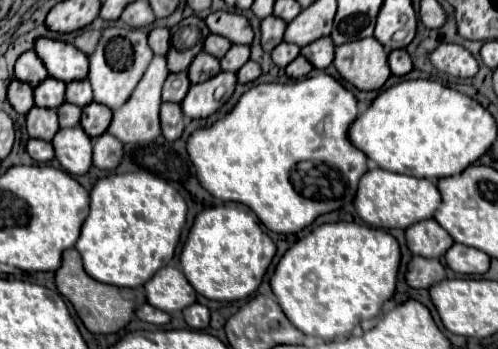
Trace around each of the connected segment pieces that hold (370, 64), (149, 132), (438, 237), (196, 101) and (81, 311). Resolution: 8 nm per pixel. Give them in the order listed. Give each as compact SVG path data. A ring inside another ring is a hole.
M357 39L335 47L333 67L359 91L373 91L383 87L391 75L387 55L389 51L377 39Z
M153 55L149 67L145 69L143 79L137 83L131 97L117 111L113 111L113 119L111 119L111 125L107 131L111 135L115 135L121 143L145 143L145 141L153 141L155 137L161 135L159 105L163 103L161 101L161 85L167 75L169 75L169 71L165 69L165 57Z
M435 219L409 225L405 229L405 241L411 253L421 257L441 257L453 243L453 239L445 233L445 229L441 229L441 225L437 225Z
M221 71L217 77L211 77L209 81L203 81L203 83L197 83L197 85L191 85L185 99L181 101L181 109L183 109L183 115L189 117L189 119L205 119L209 117L211 113L215 113L219 109L219 101L215 99L215 89L219 85L235 85L237 79L235 79L235 73L225 73Z
M67 249L63 253L63 263L55 271L55 285L57 291L71 301L79 319L91 333L117 333L129 323L129 319L133 317L133 309L145 303L143 289L121 289L121 287L101 285L99 281L85 277L85 271L81 269L81 257L77 257L75 249Z

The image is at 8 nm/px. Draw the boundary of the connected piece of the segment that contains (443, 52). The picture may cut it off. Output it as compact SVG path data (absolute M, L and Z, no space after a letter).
M441 43L429 53L429 61L437 71L453 77L473 77L477 73L477 59L461 45Z

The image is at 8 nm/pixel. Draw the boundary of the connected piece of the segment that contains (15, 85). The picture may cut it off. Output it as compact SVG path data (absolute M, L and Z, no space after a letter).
M13 79L9 85L7 85L7 101L11 103L11 107L25 115L35 103L33 103L33 87L31 85L25 85L23 81L17 81Z

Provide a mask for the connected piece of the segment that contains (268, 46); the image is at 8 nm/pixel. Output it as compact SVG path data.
M265 17L261 19L261 49L265 53L269 53L273 47L277 47L281 43L283 31L285 31L285 21L281 21L279 17Z

